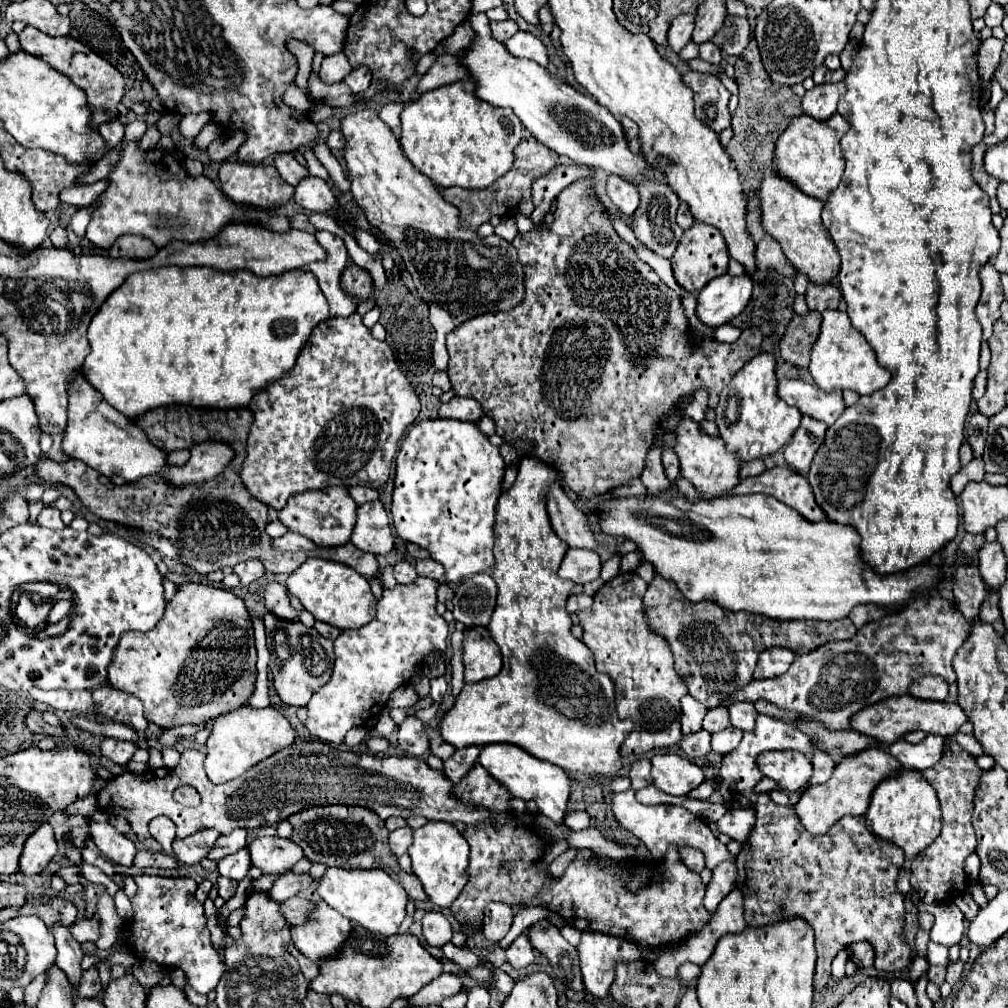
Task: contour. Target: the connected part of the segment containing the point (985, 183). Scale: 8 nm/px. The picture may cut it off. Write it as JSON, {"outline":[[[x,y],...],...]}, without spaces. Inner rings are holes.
{"outline":[[[980,143],[974,147],[972,151],[972,177],[976,179],[976,183],[988,193],[988,197],[996,197],[996,187],[998,187],[998,179],[990,177],[986,171],[984,171],[984,153],[986,153],[986,147],[982,147]]]}

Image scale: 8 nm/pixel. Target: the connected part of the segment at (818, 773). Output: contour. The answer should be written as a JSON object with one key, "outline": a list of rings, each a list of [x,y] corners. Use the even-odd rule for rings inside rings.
{"outline":[[[816,751],[812,755],[812,765],[814,765],[814,775],[810,779],[810,785],[820,785],[820,783],[826,783],[836,767],[836,763],[832,761],[830,755],[822,755],[820,751]]]}

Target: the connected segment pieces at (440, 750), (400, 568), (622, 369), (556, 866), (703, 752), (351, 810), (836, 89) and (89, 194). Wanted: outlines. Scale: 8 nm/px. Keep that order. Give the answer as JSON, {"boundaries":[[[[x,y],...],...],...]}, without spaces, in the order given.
{"boundaries":[[[[438,739],[436,743],[432,743],[432,745],[430,745],[430,753],[432,753],[432,755],[436,755],[436,757],[440,757],[442,761],[446,761],[454,751],[456,751],[456,749],[454,749],[450,743],[442,743],[440,739]]],[[[400,561],[394,565],[394,577],[400,585],[410,585],[416,581],[418,573],[414,571],[414,567],[408,563],[408,561]]],[[[578,179],[570,187],[566,187],[558,195],[558,209],[554,213],[554,223],[550,225],[550,231],[530,231],[530,233],[520,233],[514,239],[514,247],[518,249],[518,259],[524,267],[524,279],[526,279],[526,297],[524,301],[510,309],[510,313],[490,313],[490,315],[480,315],[474,317],[454,331],[448,333],[446,337],[446,347],[450,355],[448,363],[448,377],[452,381],[452,389],[460,397],[474,397],[482,405],[486,405],[486,415],[490,415],[496,421],[496,433],[512,445],[520,455],[524,457],[538,457],[546,465],[554,467],[566,481],[566,485],[578,495],[578,497],[598,497],[622,483],[630,483],[630,479],[640,477],[642,467],[644,467],[644,457],[646,451],[654,445],[654,429],[662,419],[662,413],[674,407],[680,397],[692,395],[696,389],[706,387],[710,391],[710,407],[718,405],[718,397],[724,385],[732,381],[732,377],[752,359],[760,353],[760,343],[762,343],[762,333],[756,327],[742,329],[742,335],[736,343],[720,343],[716,339],[706,339],[702,347],[694,347],[686,335],[682,335],[682,327],[686,327],[686,317],[682,315],[682,305],[678,293],[674,293],[670,287],[666,287],[656,271],[642,263],[634,249],[618,237],[614,231],[614,225],[610,223],[606,215],[606,207],[598,199],[596,187],[592,179]]],[[[570,847],[570,849],[566,849],[562,855],[558,855],[558,857],[550,863],[550,871],[552,871],[552,875],[554,875],[554,877],[560,877],[560,875],[564,873],[564,869],[572,863],[572,859],[576,857],[576,853],[578,853],[578,849]]],[[[698,731],[684,735],[678,747],[688,755],[688,757],[706,757],[710,753],[710,733]]],[[[324,805],[300,811],[288,821],[294,827],[290,839],[302,847],[306,859],[310,859],[312,863],[324,863],[326,867],[342,869],[382,869],[406,889],[410,899],[428,901],[426,893],[422,891],[422,883],[418,883],[418,877],[404,873],[398,867],[394,855],[390,855],[388,829],[374,811],[354,805]]],[[[828,83],[816,85],[812,91],[806,91],[802,97],[802,111],[816,121],[826,121],[836,113],[836,105],[840,95],[846,93],[846,85],[842,83]]],[[[104,179],[94,183],[94,185],[84,185],[84,187],[70,187],[70,189],[64,189],[60,193],[60,201],[62,203],[70,203],[70,205],[76,205],[76,207],[86,207],[90,205],[102,191],[104,191]]]]}

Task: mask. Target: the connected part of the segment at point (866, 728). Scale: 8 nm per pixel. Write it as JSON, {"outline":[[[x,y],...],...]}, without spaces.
{"outline":[[[900,695],[884,699],[882,703],[874,703],[872,707],[864,707],[858,711],[858,715],[850,717],[850,727],[862,735],[874,737],[884,743],[896,743],[910,731],[924,731],[930,735],[956,735],[958,727],[966,723],[966,713],[958,707],[958,703],[934,703],[934,701],[922,701],[914,699],[912,695]]]}

